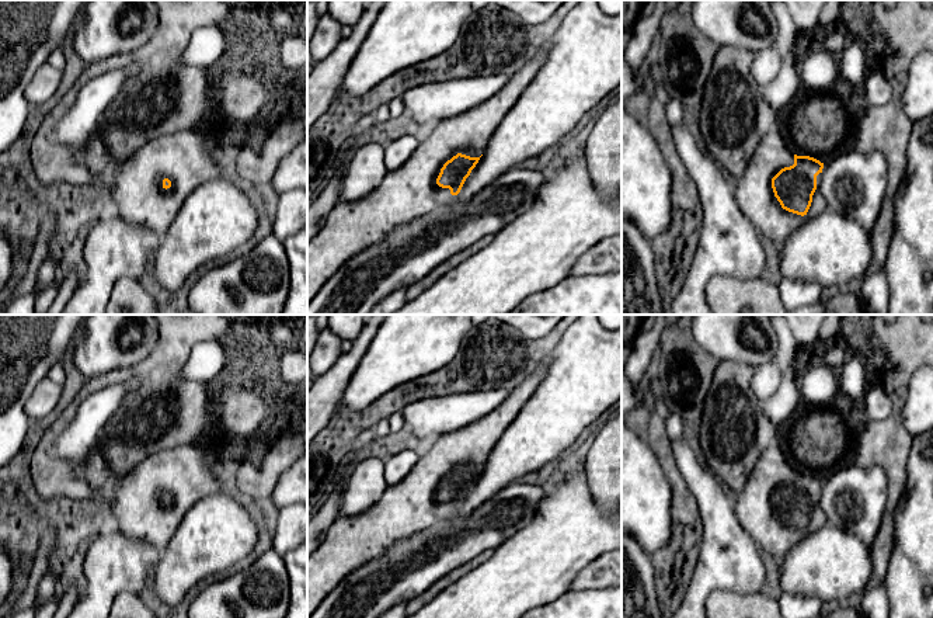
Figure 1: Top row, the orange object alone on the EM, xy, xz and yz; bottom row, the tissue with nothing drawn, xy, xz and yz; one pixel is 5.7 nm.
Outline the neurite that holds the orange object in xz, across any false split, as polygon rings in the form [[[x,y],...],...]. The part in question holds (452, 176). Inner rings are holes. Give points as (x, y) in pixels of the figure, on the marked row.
[[[543,48],[519,72],[509,76],[508,83],[491,98],[425,131],[408,160],[387,171],[380,185],[369,195],[333,208],[318,233],[307,242],[307,305],[327,280],[361,250],[379,243],[396,228],[457,201],[457,194],[478,163],[491,135],[542,69],[546,58]]]

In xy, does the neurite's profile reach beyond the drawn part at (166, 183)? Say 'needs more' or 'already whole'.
needs more

